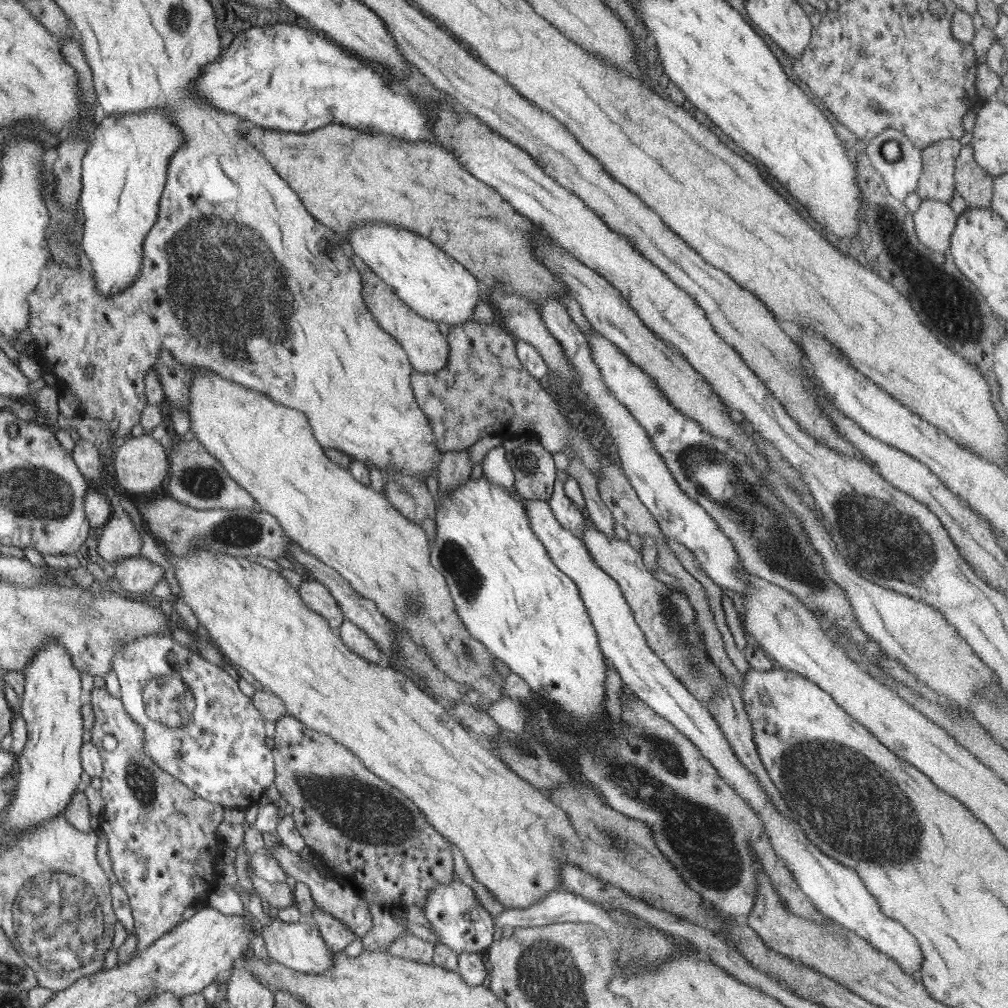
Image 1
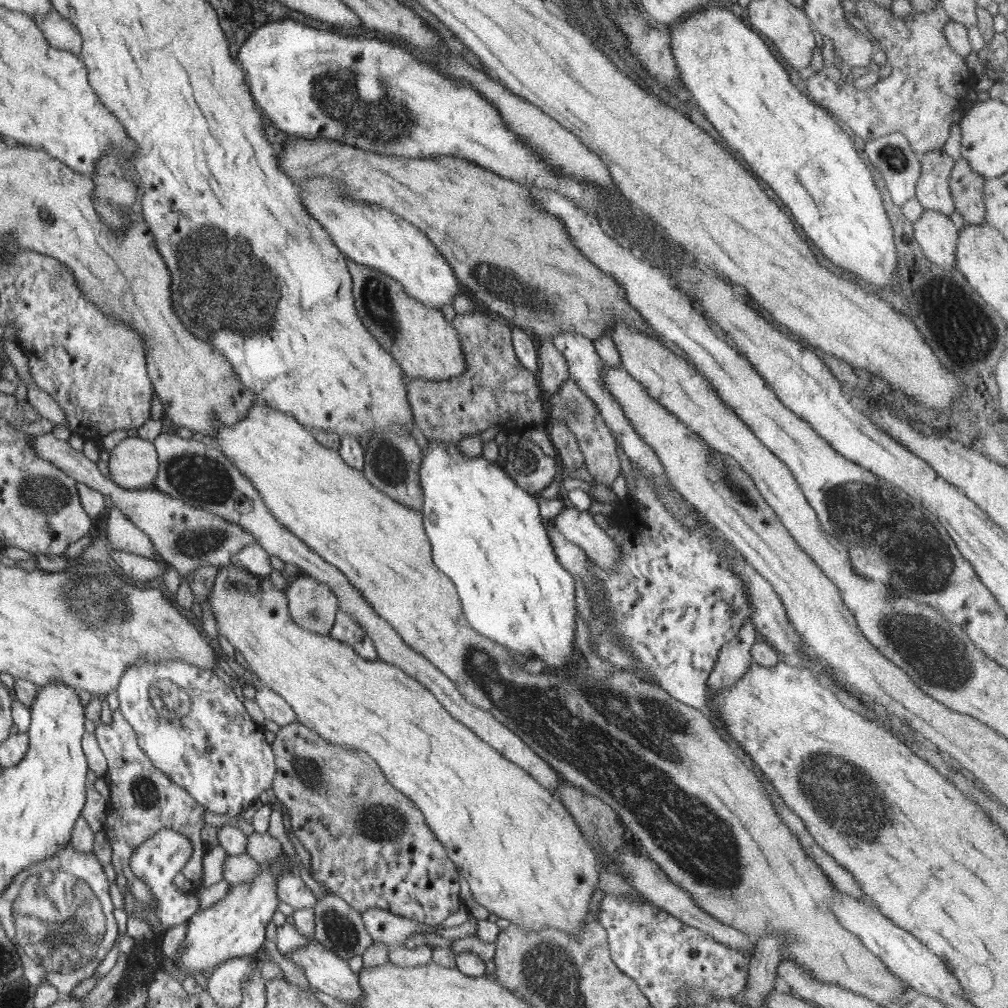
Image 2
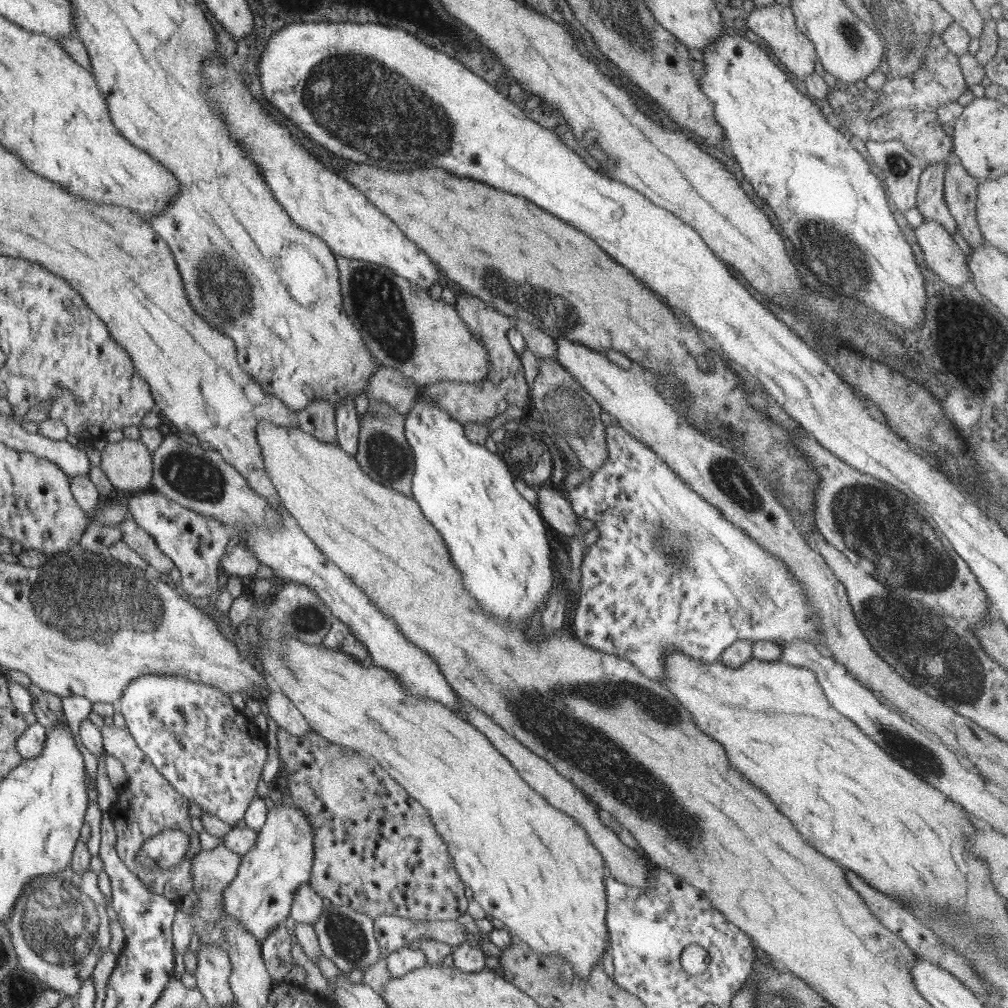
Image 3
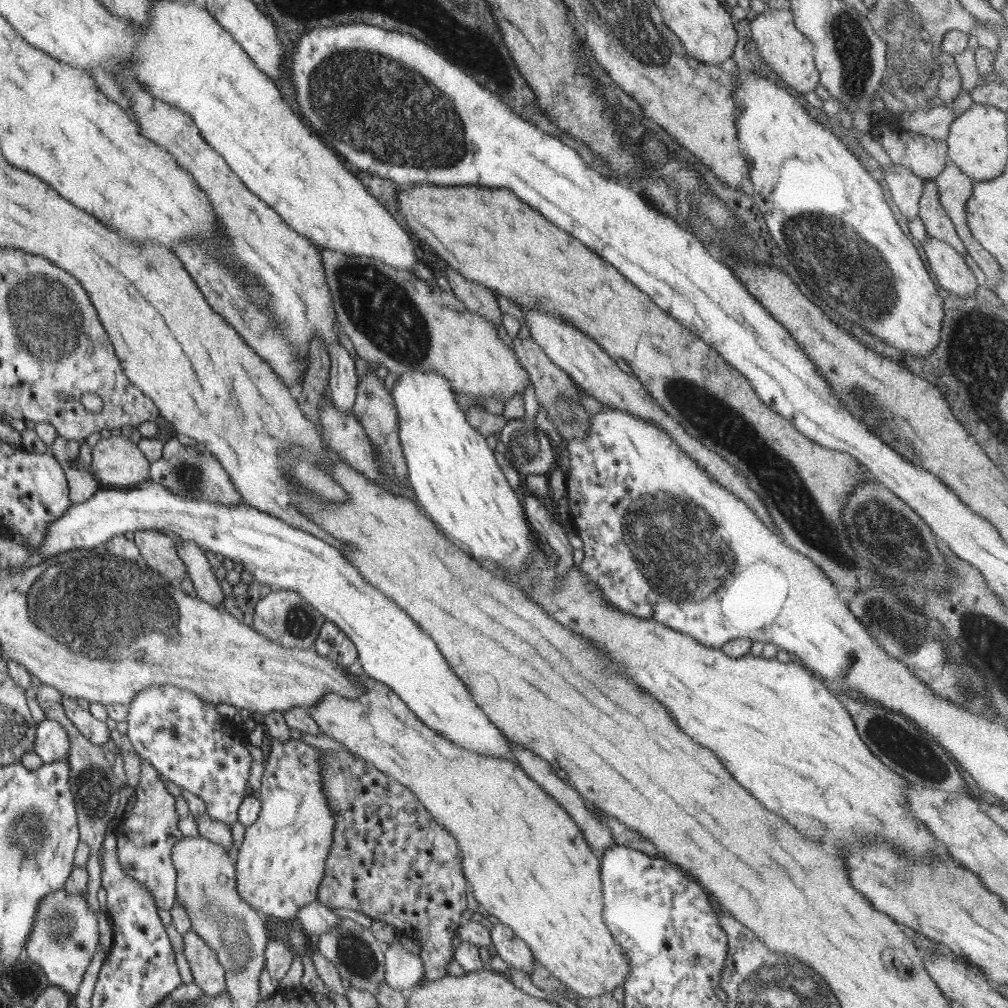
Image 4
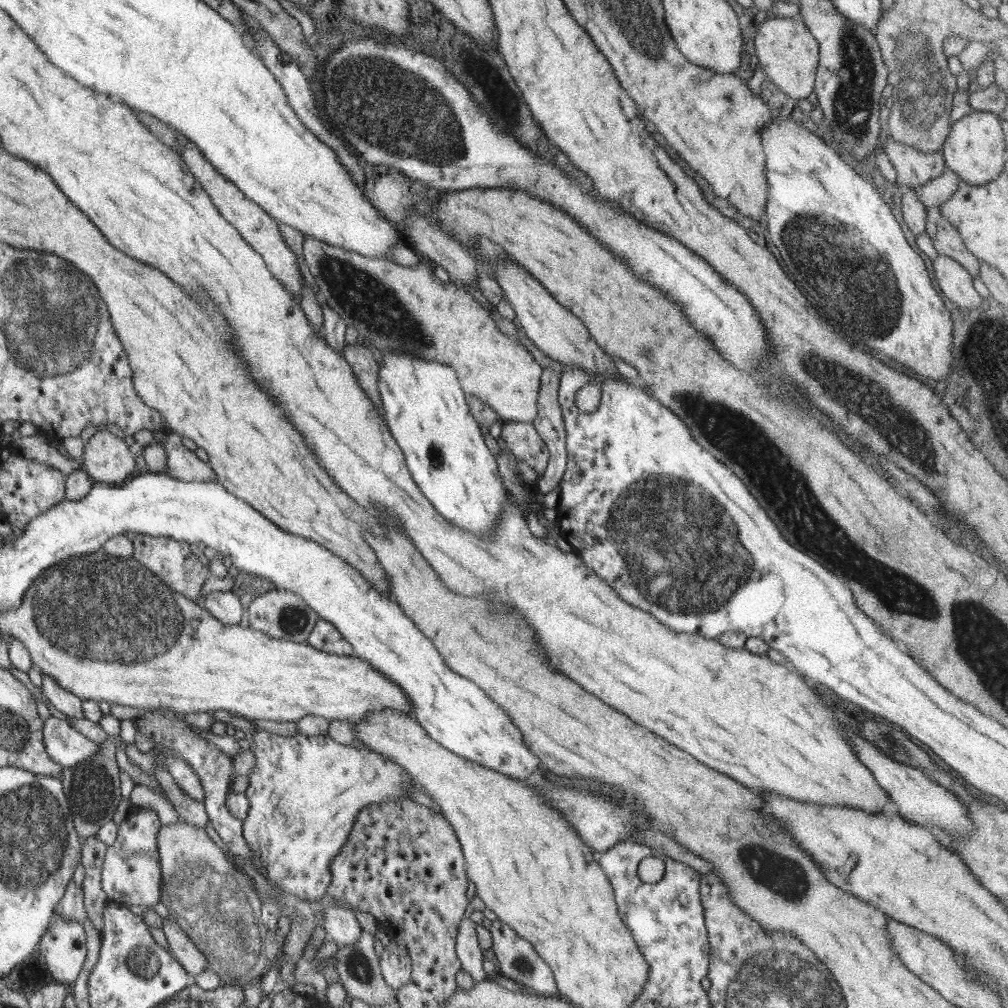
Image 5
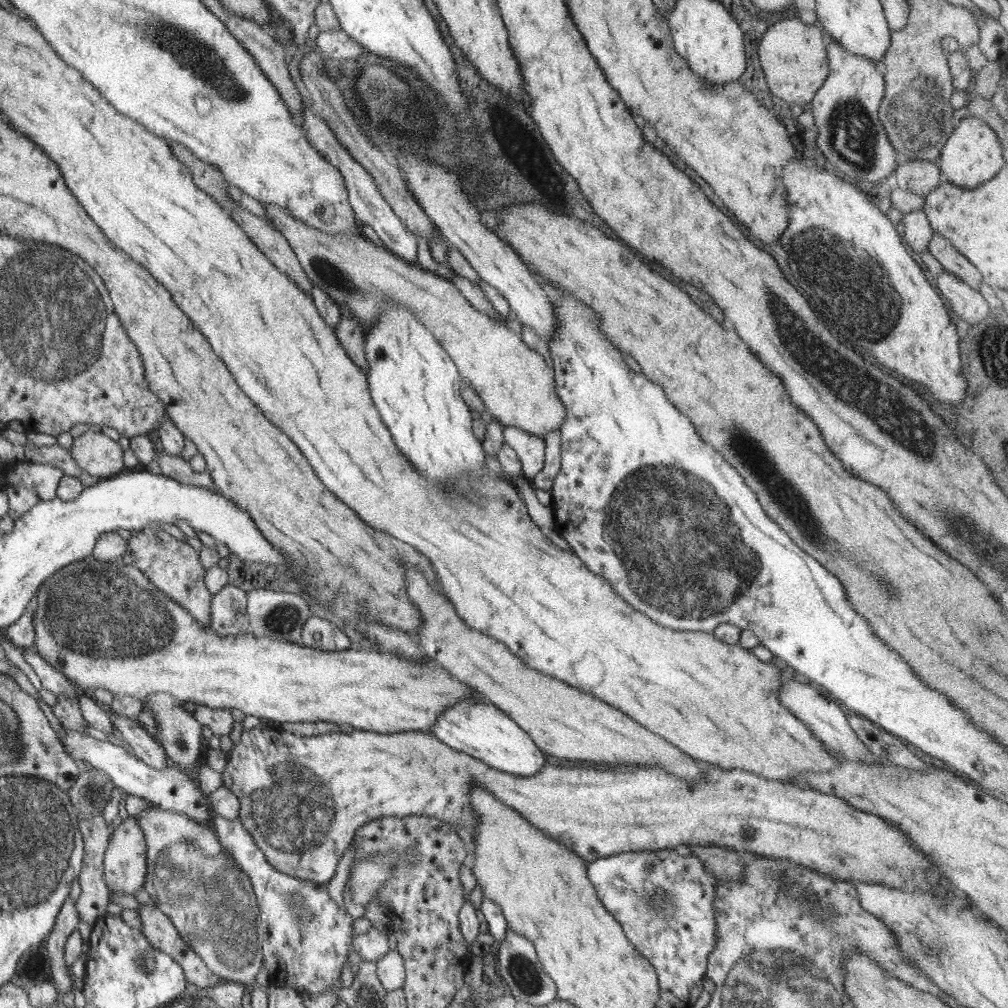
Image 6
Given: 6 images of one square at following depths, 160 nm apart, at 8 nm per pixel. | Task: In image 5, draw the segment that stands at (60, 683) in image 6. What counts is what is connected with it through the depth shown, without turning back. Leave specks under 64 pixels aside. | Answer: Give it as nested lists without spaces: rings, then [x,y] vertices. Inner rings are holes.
[[[42,675],[43,696],[49,700],[56,710],[60,710],[62,714],[72,716],[74,718],[85,718],[83,711],[83,699],[72,692],[62,688],[52,677]]]

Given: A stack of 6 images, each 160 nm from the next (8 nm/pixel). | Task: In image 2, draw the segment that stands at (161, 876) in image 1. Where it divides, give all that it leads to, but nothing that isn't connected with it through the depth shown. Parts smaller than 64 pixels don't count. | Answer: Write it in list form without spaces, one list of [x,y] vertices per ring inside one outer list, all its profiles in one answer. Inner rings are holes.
[[[115,709],[112,711],[112,722],[96,722],[95,737],[107,760],[106,782],[110,789],[110,801],[107,806],[107,817],[102,830],[107,834],[111,846],[111,864],[115,872],[126,878],[127,888],[144,903],[152,903],[156,898],[155,891],[143,878],[137,877],[131,867],[132,853],[143,842],[154,837],[160,829],[171,828],[183,834],[193,848],[190,858],[182,870],[173,878],[173,883],[184,892],[198,886],[202,880],[202,858],[204,858],[204,840],[200,832],[204,828],[206,807],[196,802],[192,795],[179,784],[156,768],[139,746],[138,735],[134,727]]]

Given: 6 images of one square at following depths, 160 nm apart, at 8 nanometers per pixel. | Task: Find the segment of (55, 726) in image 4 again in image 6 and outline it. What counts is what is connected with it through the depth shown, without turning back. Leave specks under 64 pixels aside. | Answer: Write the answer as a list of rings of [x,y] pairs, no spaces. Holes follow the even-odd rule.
[[[65,729],[60,730],[60,742],[67,746],[67,753],[76,761],[82,764],[91,764],[105,776],[109,776],[117,788],[128,795],[145,798],[152,806],[164,811],[174,811],[178,814],[188,815],[192,820],[206,825],[210,818],[208,798],[200,790],[198,782],[192,777],[181,772],[175,765],[171,764],[163,770],[156,770],[141,760],[138,760],[132,753],[124,748],[114,745],[108,741],[102,741],[85,735],[80,731]]]

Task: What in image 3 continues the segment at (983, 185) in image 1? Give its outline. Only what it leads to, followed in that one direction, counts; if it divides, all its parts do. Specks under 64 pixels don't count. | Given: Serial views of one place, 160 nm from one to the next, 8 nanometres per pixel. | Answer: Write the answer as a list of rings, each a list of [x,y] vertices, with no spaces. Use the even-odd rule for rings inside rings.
[[[948,162],[944,184],[945,201],[957,222],[957,228],[971,248],[984,245],[985,242],[976,220],[976,198],[980,182],[960,162]]]

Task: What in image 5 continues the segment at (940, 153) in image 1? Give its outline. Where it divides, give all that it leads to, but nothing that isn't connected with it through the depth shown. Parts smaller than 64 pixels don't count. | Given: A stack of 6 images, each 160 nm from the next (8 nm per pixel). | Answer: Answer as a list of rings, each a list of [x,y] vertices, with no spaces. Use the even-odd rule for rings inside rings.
[[[928,207],[926,215],[926,228],[925,232],[932,239],[932,244],[937,250],[938,254],[949,256],[954,260],[957,260],[970,274],[973,278],[979,276],[980,263],[978,258],[976,258],[963,243],[962,237],[959,235],[958,229],[950,222],[947,221],[939,207]]]

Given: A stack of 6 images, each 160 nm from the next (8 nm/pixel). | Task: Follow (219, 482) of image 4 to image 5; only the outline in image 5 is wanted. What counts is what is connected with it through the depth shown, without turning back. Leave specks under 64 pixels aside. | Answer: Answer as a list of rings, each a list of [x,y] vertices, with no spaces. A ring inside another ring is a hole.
[[[168,430],[168,438],[166,443],[163,445],[167,456],[167,470],[166,474],[173,476],[174,478],[183,479],[184,481],[202,481],[202,482],[213,482],[217,478],[215,470],[208,466],[206,462],[200,460],[200,456],[188,449],[188,442],[184,442],[184,435],[178,434],[171,430]]]

